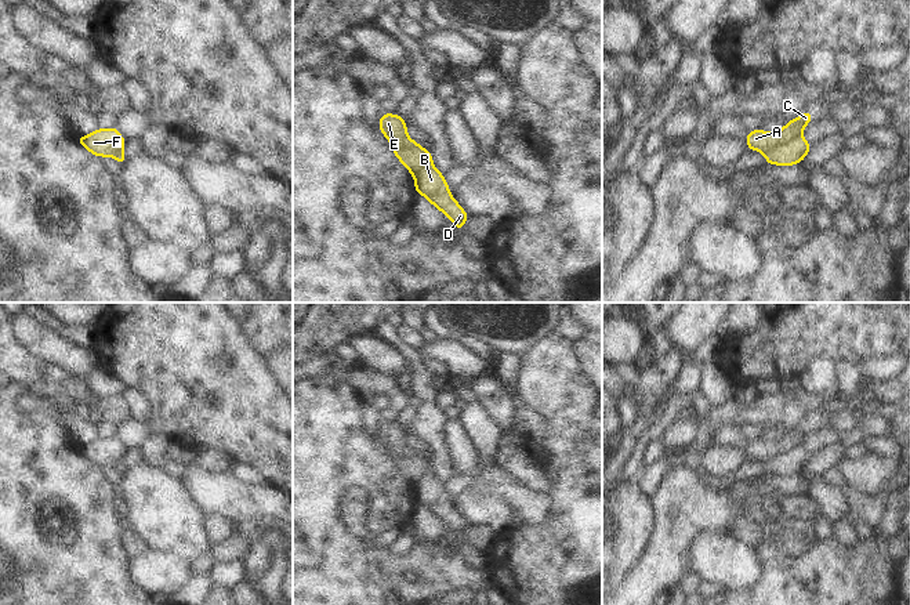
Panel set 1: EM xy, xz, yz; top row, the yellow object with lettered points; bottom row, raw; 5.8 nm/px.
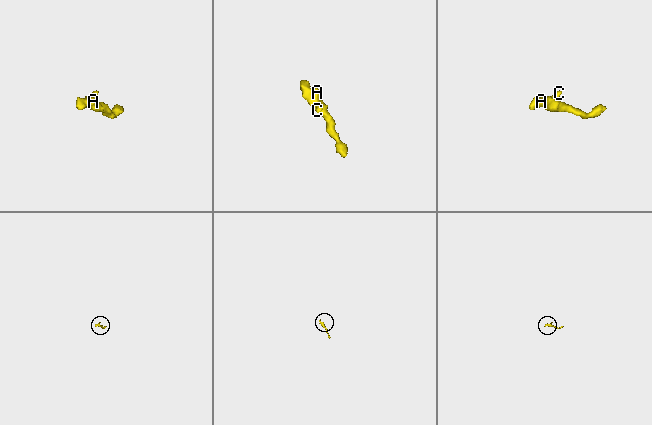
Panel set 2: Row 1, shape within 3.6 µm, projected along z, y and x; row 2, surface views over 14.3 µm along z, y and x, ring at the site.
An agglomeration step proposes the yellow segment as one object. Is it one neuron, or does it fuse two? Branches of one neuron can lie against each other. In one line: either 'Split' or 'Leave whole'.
Split

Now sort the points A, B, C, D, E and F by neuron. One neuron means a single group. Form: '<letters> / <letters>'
A C E F / B D

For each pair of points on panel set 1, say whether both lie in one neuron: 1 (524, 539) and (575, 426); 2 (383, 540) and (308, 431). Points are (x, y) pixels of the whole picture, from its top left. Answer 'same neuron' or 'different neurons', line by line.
1: same neuron
2: different neurons

